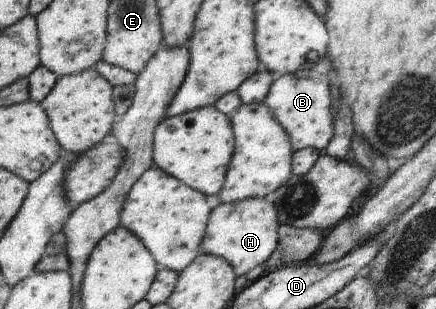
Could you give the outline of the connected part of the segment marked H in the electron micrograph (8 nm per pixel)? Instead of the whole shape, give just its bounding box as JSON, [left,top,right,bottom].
[203,197,278,276]

